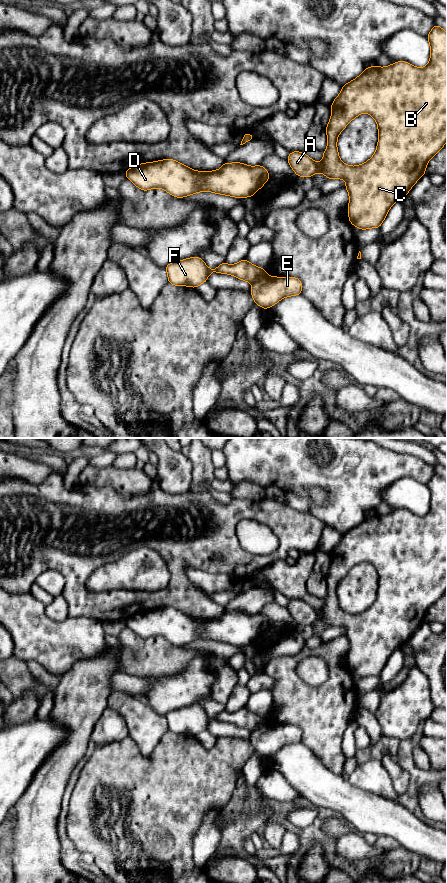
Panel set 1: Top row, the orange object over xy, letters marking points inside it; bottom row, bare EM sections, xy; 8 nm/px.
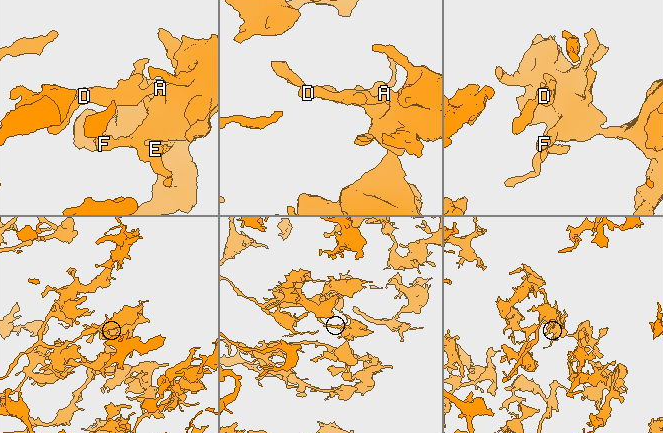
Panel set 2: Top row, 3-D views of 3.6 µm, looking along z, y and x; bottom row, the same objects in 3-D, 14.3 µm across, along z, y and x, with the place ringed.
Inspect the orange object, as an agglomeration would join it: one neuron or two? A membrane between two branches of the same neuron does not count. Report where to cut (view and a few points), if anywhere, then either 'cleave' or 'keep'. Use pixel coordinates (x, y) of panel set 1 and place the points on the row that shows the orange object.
cut xy (266, 274), (253, 284); cleave

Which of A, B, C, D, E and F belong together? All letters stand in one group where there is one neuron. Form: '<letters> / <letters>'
A B C D F / E

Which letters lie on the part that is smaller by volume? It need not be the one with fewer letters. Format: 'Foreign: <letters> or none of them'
Foreign: E

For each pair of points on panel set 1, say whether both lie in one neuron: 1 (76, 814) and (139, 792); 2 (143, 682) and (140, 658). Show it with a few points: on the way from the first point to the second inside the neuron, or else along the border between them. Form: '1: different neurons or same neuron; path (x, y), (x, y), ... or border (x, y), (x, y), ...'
1: same neuron; path (84, 795), (97, 782), (123, 782)
2: different neurons; border (123, 670), (134, 675), (153, 677)

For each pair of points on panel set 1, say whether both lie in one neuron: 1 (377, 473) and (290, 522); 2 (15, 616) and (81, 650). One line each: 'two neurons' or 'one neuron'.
1: two neurons
2: one neuron

